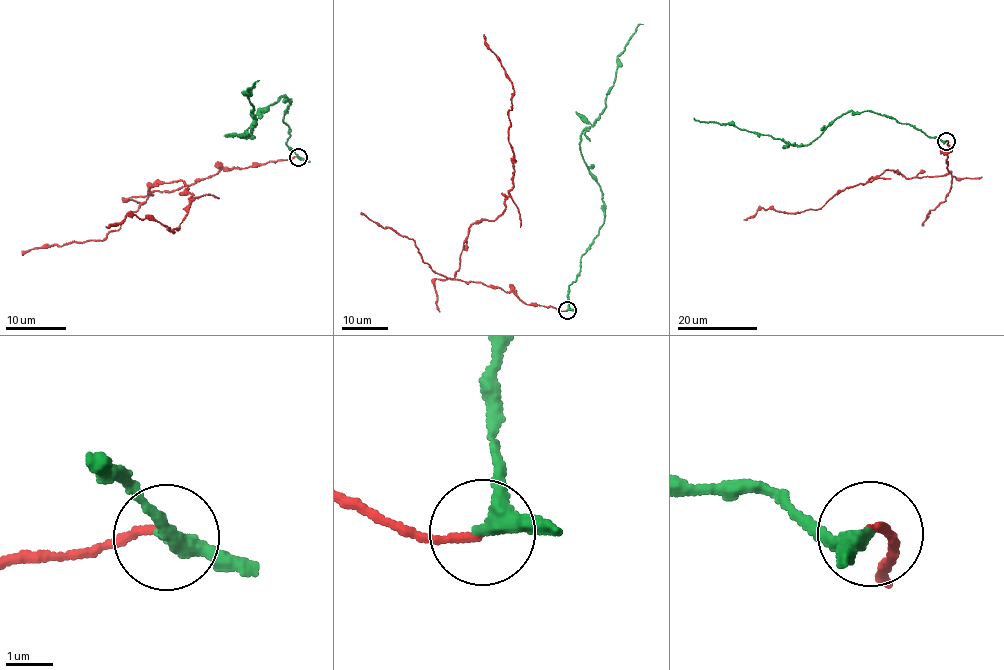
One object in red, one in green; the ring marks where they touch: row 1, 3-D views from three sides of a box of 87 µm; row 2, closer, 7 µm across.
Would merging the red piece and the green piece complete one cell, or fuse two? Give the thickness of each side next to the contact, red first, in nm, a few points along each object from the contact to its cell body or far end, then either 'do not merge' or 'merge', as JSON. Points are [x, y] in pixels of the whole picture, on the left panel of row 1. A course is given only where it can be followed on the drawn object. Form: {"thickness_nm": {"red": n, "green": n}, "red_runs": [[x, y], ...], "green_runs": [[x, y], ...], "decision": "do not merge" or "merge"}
{"thickness_nm": {"red": 150, "green": 320}, "red_runs": [[298, 156], [153, 196], [151, 187], [183, 180], [188, 188], [193, 200], [172, 232], [130, 215], [106, 227]], "green_runs": [[298, 158], [282, 120], [291, 99], [258, 113], [240, 135], [256, 119], [242, 93], [259, 80]], "decision": "do not merge"}

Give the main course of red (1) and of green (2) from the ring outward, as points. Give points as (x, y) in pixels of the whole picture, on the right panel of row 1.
1: (946, 140), (951, 172), (941, 176), (906, 178), (887, 169), (817, 209), (758, 208), (744, 220)
2: (946, 141), (928, 137), (893, 118), (865, 111), (848, 111), (836, 117), (816, 138), (798, 145), (693, 118)

